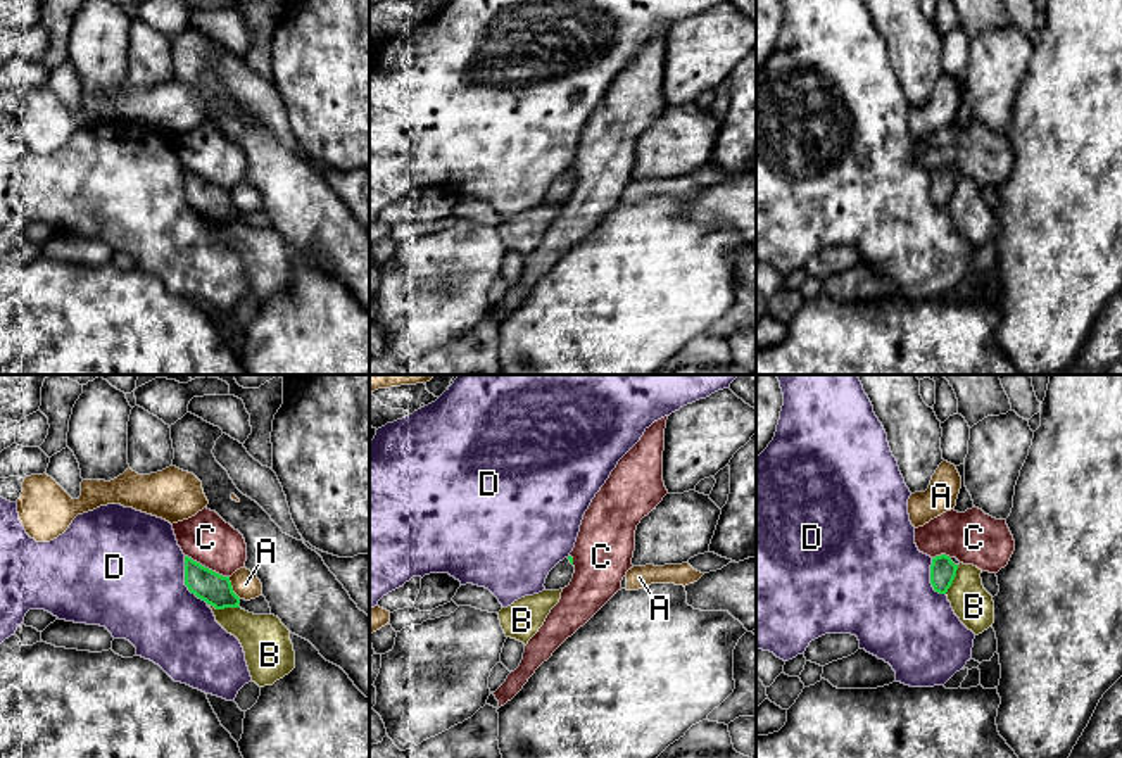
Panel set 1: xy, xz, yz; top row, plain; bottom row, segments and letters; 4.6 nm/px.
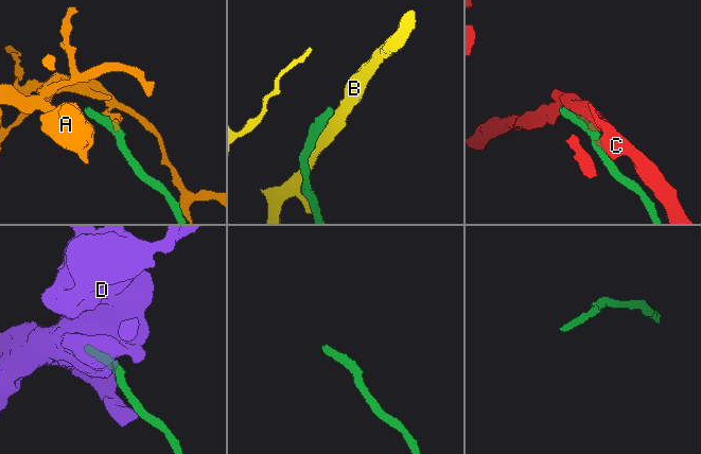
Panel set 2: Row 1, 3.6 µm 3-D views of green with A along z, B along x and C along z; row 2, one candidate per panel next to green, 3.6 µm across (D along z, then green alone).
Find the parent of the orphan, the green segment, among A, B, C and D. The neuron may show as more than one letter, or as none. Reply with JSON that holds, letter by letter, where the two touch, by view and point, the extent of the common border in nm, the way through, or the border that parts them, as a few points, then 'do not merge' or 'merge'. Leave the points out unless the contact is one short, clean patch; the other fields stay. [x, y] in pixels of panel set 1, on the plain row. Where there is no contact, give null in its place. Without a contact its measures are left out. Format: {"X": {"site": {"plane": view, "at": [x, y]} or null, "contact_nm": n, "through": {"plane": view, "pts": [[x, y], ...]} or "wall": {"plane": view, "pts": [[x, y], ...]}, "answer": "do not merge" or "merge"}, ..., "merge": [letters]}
{"A": {"site": {"plane": "xy", "at": [232, 201]}, "contact_nm": 120, "answer": "do not merge"}, "B": {"site": {"plane": "xy", "at": [223, 221]}, "contact_nm": 150, "answer": "do not merge"}, "C": {"site": {"plane": "xy", "at": [208, 182]}, "contact_nm": 240, "answer": "do not merge"}, "D": {"site": {"plane": "xy", "at": [185, 195]}, "contact_nm": 260, "answer": "do not merge"}, "merge": []}

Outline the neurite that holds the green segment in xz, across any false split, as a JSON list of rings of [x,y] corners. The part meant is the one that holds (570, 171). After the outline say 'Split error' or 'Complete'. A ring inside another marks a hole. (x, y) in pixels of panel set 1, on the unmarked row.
[[[568,169],[563,174],[559,174],[547,188],[545,192],[545,204],[559,204],[570,199],[575,186],[573,171]]]. Split error

